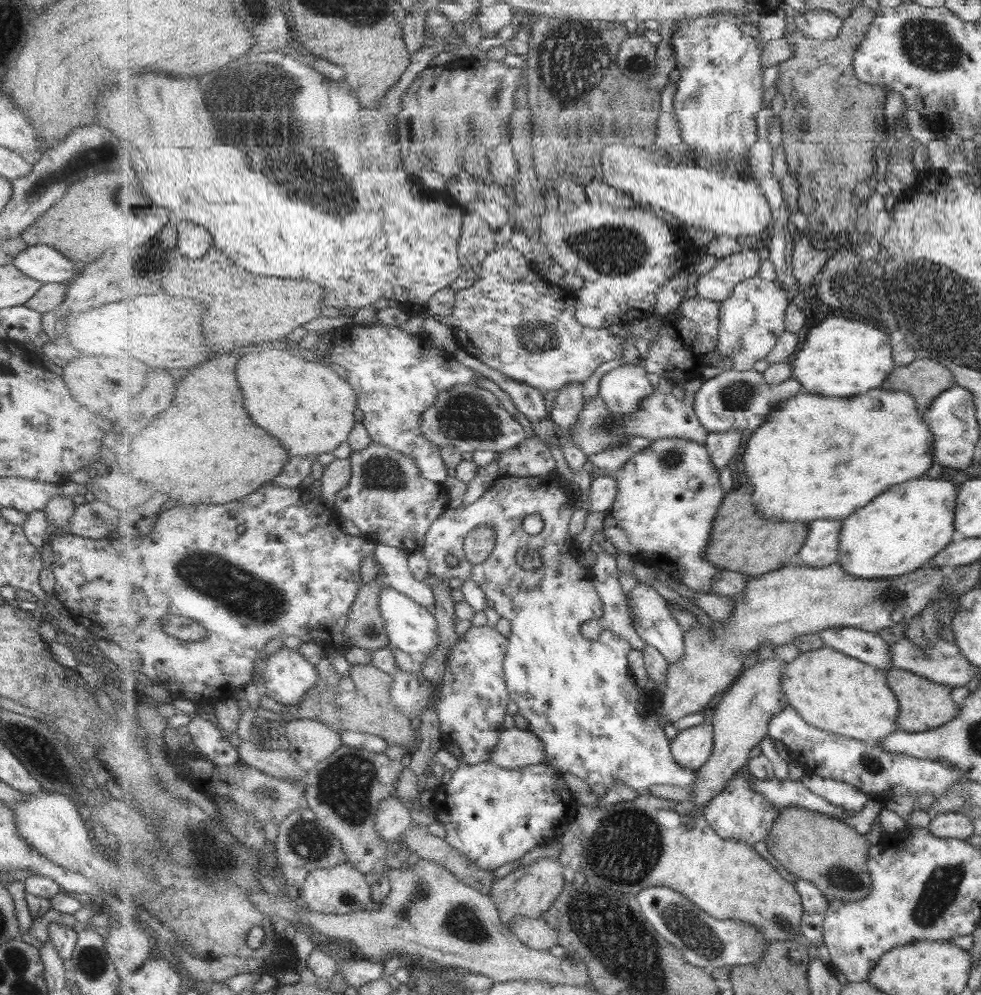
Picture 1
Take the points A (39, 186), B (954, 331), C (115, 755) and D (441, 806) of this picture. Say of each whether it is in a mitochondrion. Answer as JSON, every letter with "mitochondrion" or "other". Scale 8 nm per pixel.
{"A":"mitochondrion","B":"mitochondrion","C":"other","D":"other"}

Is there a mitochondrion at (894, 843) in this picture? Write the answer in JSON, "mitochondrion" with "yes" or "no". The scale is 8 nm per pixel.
{"mitochondrion":"no"}

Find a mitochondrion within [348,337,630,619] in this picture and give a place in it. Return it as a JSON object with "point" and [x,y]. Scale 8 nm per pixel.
{"point":[466,417]}

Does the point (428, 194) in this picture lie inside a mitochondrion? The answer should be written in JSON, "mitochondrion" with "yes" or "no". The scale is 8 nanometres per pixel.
{"mitochondrion":"no"}

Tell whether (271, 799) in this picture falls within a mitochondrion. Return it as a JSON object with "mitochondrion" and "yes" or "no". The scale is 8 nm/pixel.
{"mitochondrion":"yes"}

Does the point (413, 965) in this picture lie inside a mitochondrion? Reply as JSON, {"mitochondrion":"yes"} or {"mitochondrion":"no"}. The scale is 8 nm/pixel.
{"mitochondrion":"no"}

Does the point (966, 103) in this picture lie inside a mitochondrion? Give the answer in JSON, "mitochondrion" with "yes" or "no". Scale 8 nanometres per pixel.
{"mitochondrion":"no"}

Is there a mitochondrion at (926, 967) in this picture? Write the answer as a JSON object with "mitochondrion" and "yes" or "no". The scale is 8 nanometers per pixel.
{"mitochondrion":"no"}

